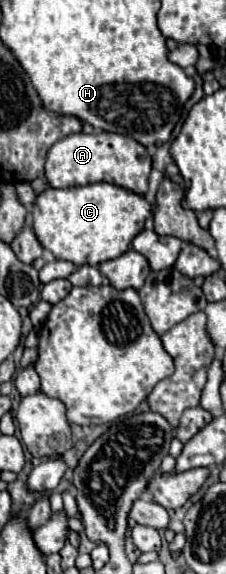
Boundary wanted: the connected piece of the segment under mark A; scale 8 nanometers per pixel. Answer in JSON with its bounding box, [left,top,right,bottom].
[46,132,152,194]

